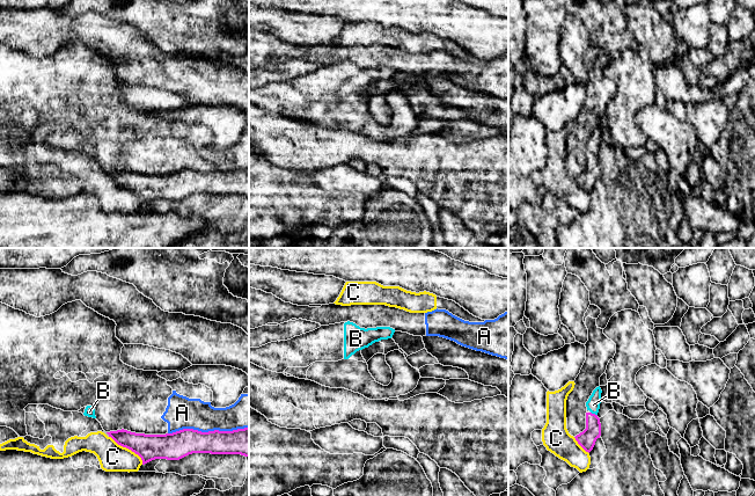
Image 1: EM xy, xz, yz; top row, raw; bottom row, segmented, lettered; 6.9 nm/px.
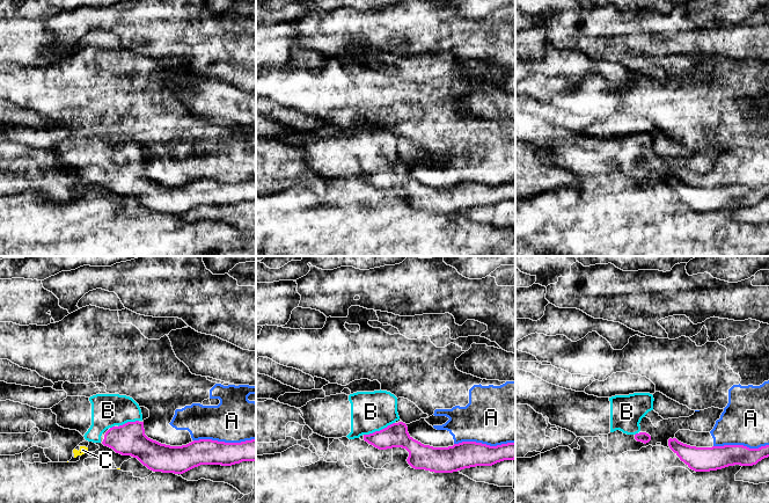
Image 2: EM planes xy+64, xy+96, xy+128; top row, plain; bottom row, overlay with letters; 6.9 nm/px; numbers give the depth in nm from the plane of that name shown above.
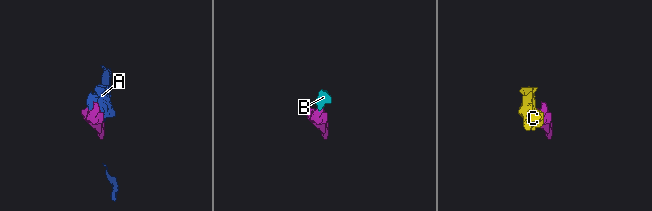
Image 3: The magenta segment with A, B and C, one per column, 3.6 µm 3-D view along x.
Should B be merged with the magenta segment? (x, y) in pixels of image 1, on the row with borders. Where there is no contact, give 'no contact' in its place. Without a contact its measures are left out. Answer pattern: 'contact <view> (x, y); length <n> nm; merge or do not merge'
contact yz (594, 414); length 50 nm; merge

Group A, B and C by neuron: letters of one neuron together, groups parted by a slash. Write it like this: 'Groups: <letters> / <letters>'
Groups: A / B / C

